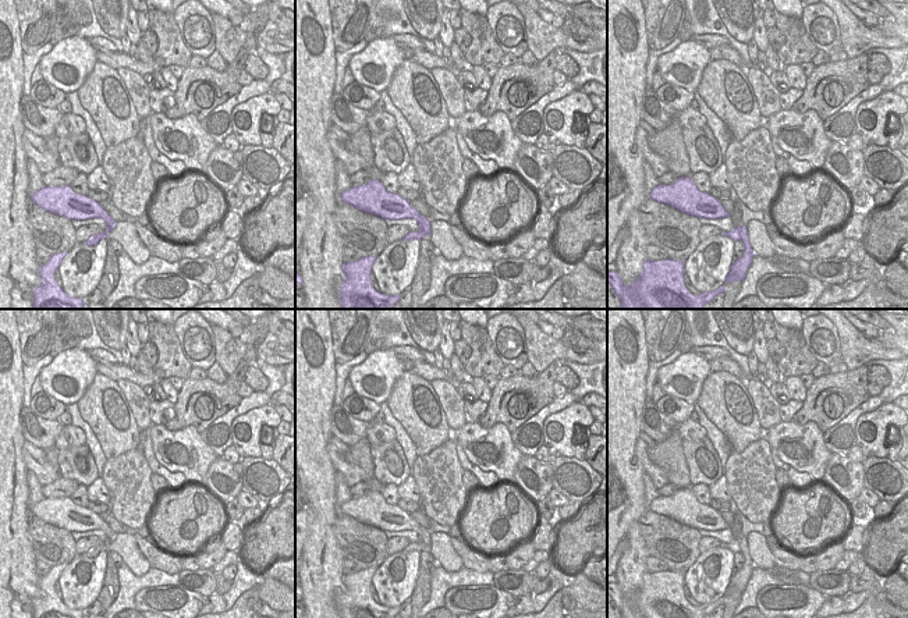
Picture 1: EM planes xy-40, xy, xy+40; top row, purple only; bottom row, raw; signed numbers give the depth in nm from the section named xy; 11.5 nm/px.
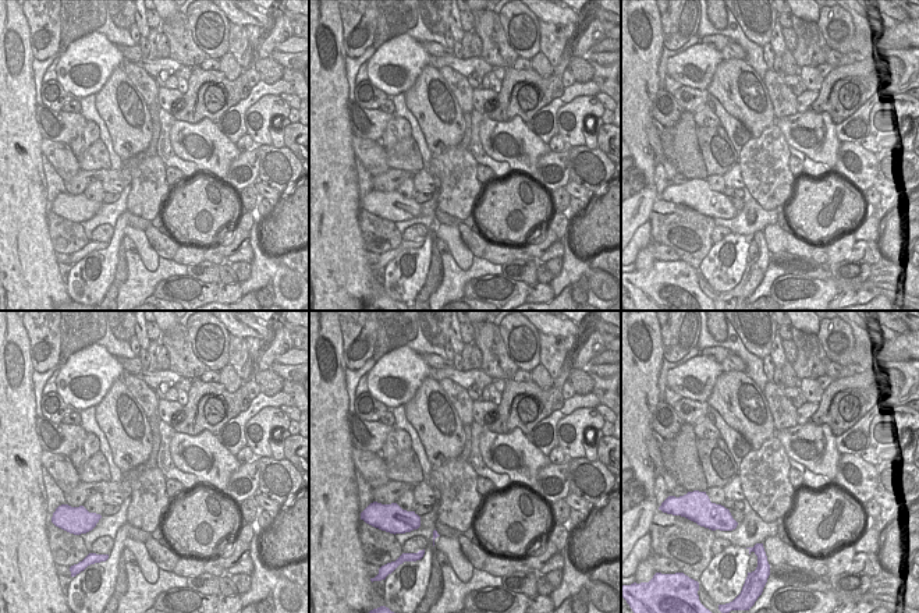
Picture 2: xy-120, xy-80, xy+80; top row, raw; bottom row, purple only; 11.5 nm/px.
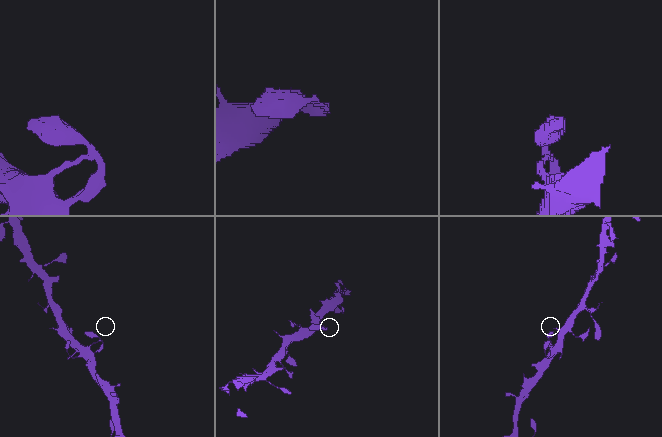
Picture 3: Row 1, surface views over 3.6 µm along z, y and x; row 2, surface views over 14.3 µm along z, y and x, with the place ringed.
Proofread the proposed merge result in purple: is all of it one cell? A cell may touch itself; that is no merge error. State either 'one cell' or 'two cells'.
one cell

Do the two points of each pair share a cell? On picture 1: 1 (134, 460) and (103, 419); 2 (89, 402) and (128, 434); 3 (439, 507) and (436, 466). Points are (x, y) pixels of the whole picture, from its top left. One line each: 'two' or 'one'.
1: two
2: one
3: one

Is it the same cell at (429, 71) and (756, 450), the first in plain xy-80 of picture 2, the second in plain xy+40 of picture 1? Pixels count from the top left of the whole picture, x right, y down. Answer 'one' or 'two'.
two

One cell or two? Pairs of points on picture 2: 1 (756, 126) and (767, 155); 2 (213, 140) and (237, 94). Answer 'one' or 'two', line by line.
1: two
2: two

